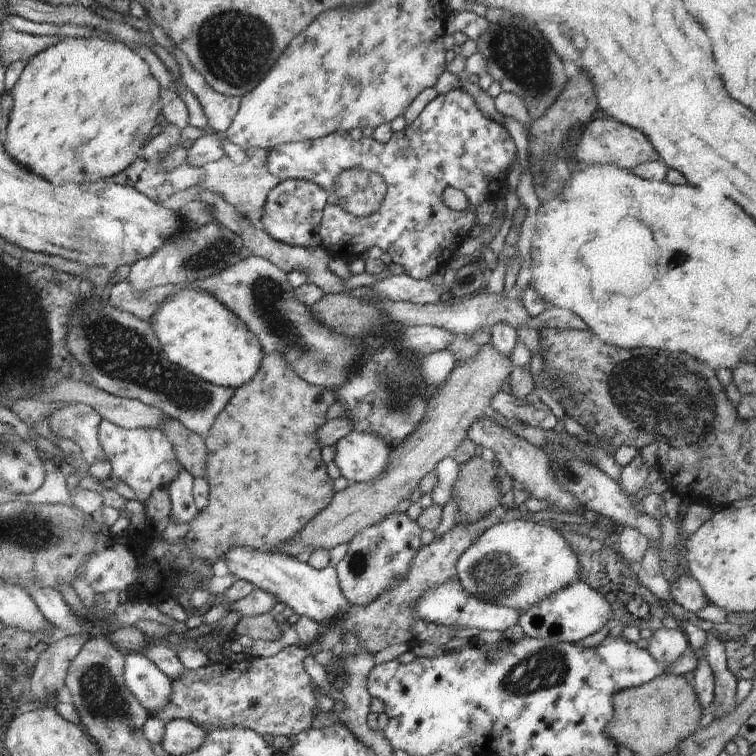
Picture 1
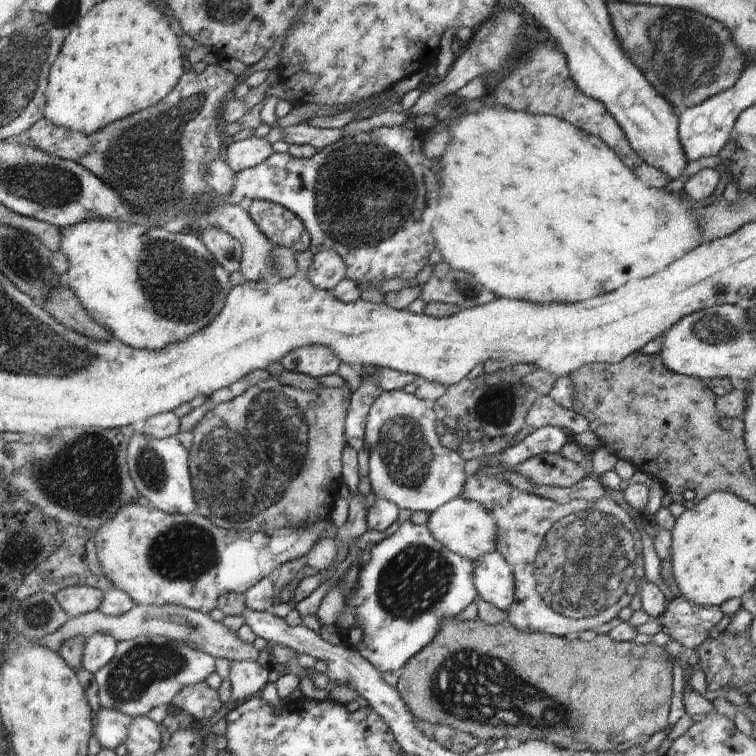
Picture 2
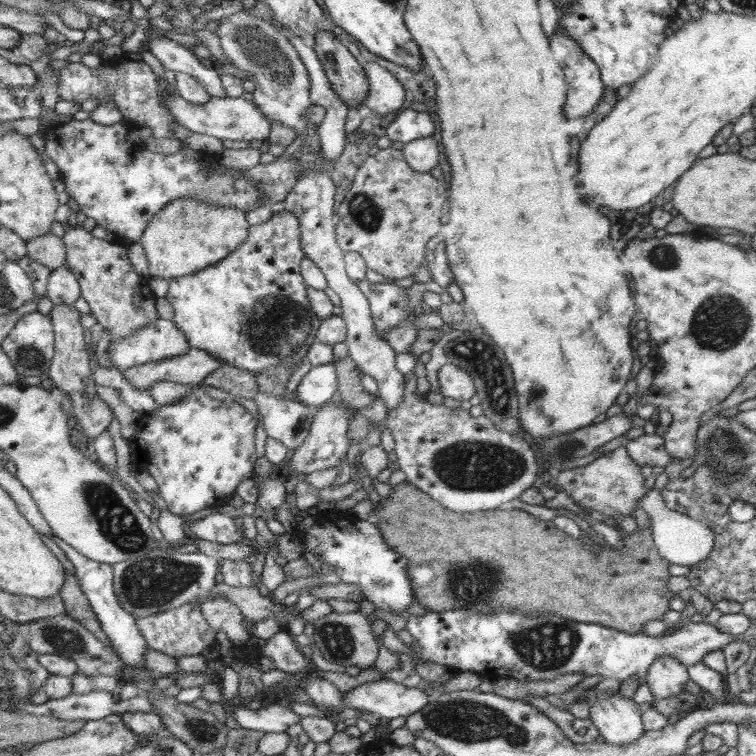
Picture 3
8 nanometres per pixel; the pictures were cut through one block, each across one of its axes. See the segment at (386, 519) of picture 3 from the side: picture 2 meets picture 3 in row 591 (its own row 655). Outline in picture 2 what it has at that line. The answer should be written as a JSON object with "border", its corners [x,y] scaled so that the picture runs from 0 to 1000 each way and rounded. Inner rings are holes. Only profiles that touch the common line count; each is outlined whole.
{"border":[[[591,815],[582,823],[581,833],[571,849],[537,876],[537,880],[532,884],[532,892],[529,892],[524,911],[528,921],[532,921],[532,925],[538,930],[548,948],[561,955],[590,959],[604,967],[615,967],[632,976],[632,979],[651,983],[661,976],[672,978],[672,974],[680,974],[680,976],[688,976],[688,983],[701,979],[721,980],[749,992],[751,996],[759,993],[787,993],[791,996],[813,993],[815,996],[825,996],[831,989],[854,985],[860,975],[872,967],[880,967],[884,962],[884,947],[890,923],[892,886],[889,869],[878,856],[864,851],[847,853],[836,848],[813,849],[803,840],[791,840],[782,849],[767,849],[767,847],[751,849],[746,844],[733,844],[733,841],[725,841],[725,839],[685,836],[673,821],[648,827],[635,817],[616,821]]]}

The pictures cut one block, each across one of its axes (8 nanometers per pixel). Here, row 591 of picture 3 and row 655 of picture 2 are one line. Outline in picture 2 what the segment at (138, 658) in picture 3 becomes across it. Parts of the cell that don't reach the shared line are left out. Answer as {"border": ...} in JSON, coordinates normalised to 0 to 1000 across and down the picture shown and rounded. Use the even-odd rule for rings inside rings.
{"border":[[[126,837],[112,844],[107,881],[118,890],[126,892],[140,882],[155,862],[155,848],[142,837]]]}

